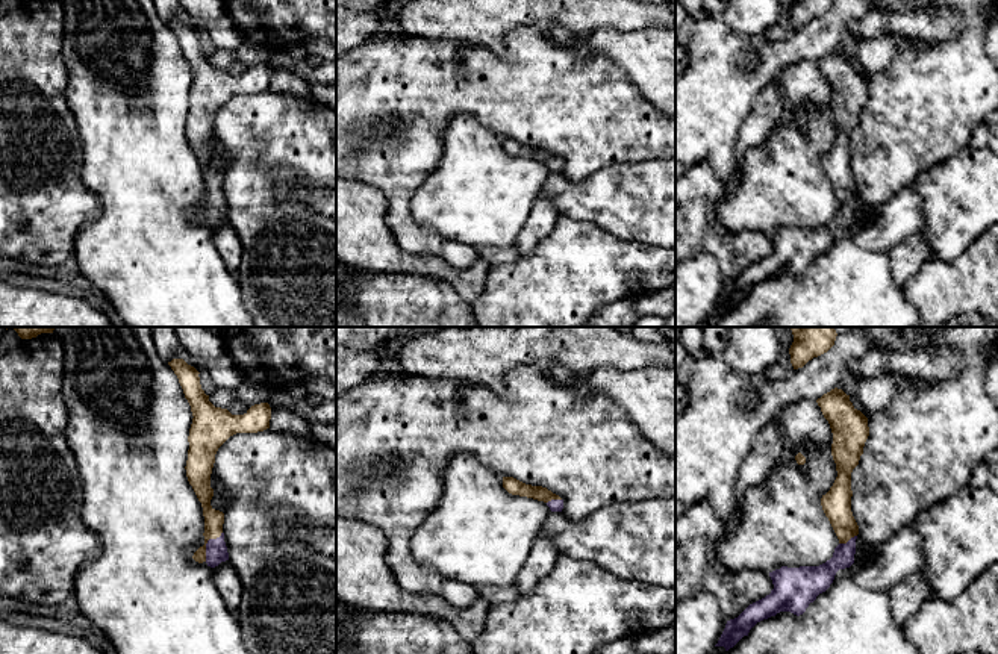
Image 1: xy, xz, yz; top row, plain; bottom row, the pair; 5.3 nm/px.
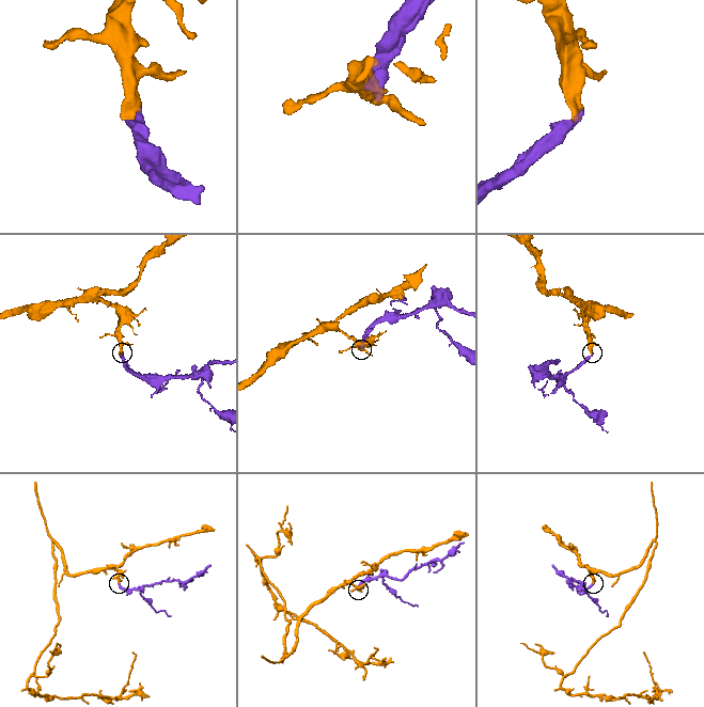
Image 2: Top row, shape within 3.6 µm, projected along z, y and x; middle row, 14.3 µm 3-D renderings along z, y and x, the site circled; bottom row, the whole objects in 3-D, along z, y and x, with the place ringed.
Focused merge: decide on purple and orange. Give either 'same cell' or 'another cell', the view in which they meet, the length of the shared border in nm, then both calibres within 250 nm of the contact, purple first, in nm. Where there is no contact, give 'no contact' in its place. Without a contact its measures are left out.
same cell; contact in xy; length 180 nm; calibres 110 and 110 nm

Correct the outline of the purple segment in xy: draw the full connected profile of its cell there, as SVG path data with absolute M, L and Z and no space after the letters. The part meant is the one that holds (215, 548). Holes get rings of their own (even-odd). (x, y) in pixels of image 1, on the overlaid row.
M173 359L168 365L177 375L194 416L188 436L189 450L185 469L203 507L204 545L194 553L192 559L215 568L229 560L223 533L224 513L211 506L214 497L211 474L215 454L236 433L257 433L270 428L271 407L268 403L260 403L251 406L244 415L232 415L227 409L215 407L209 401L209 395L200 385L200 372L194 366L183 359Z

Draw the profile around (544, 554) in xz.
M538 537L515 586L519 596L533 593L539 581L554 568L560 553L550 539Z

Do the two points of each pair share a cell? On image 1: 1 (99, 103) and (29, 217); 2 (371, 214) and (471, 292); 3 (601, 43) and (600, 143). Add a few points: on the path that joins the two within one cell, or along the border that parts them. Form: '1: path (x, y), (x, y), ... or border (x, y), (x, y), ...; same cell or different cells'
1: border (67, 103), (79, 137), (79, 173); different cells
2: path (382, 242), (402, 262), (423, 264), (442, 270); same cell
3: border (583, 35), (592, 53), (605, 55), (629, 77); different cells

